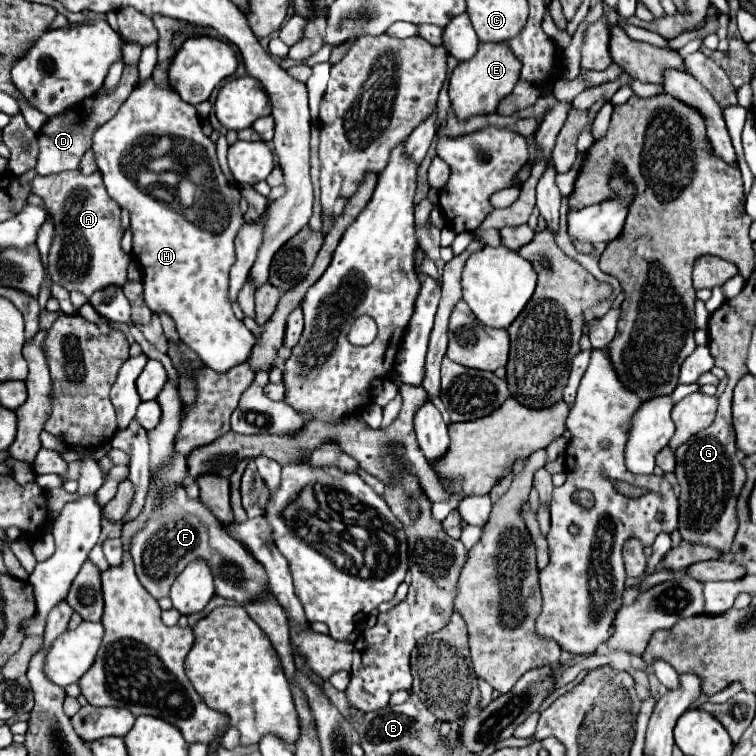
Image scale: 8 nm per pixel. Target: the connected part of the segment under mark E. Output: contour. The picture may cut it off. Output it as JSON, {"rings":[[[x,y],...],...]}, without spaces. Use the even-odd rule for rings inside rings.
{"rings":[[[482,42],[478,46],[478,52],[456,66],[450,78],[450,100],[452,110],[460,120],[466,120],[476,114],[492,114],[496,112],[498,102],[512,92],[512,86],[520,80],[520,60],[510,50],[508,42]]]}

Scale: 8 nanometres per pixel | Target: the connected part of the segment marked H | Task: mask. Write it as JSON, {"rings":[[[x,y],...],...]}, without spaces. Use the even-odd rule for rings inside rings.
{"rings":[[[148,78],[132,90],[118,114],[94,132],[92,152],[110,198],[130,212],[132,254],[144,266],[144,304],[154,314],[170,314],[180,340],[214,372],[226,374],[234,366],[246,362],[256,344],[256,336],[234,316],[228,302],[228,272],[236,260],[234,240],[244,222],[238,206],[242,196],[238,186],[230,184],[224,176],[216,158],[216,144],[202,132],[196,108],[182,102],[182,98],[166,84],[156,84],[154,78]],[[160,136],[170,136],[172,142],[180,140],[186,150],[188,146],[198,146],[194,162],[204,170],[200,176],[212,176],[214,198],[204,196],[198,198],[198,204],[192,208],[180,208],[146,194],[126,176],[122,164],[124,156],[132,154],[134,146],[142,140]]]}

